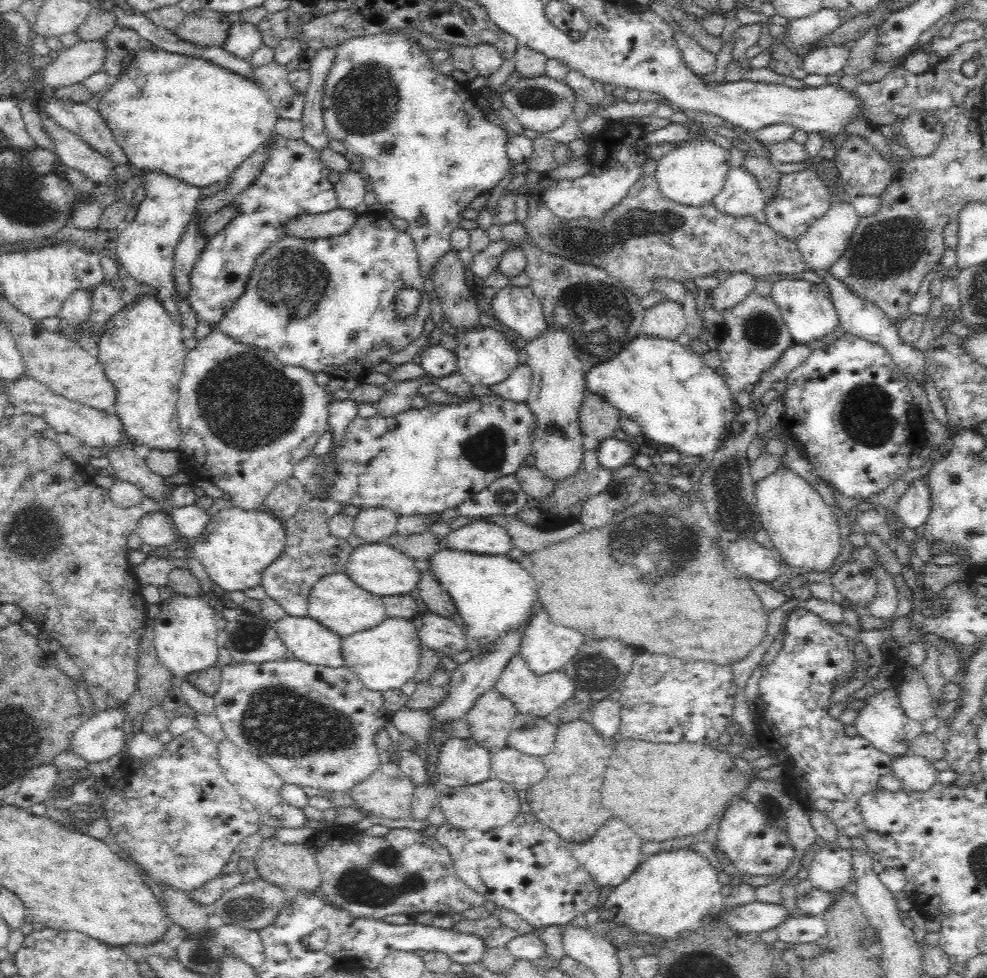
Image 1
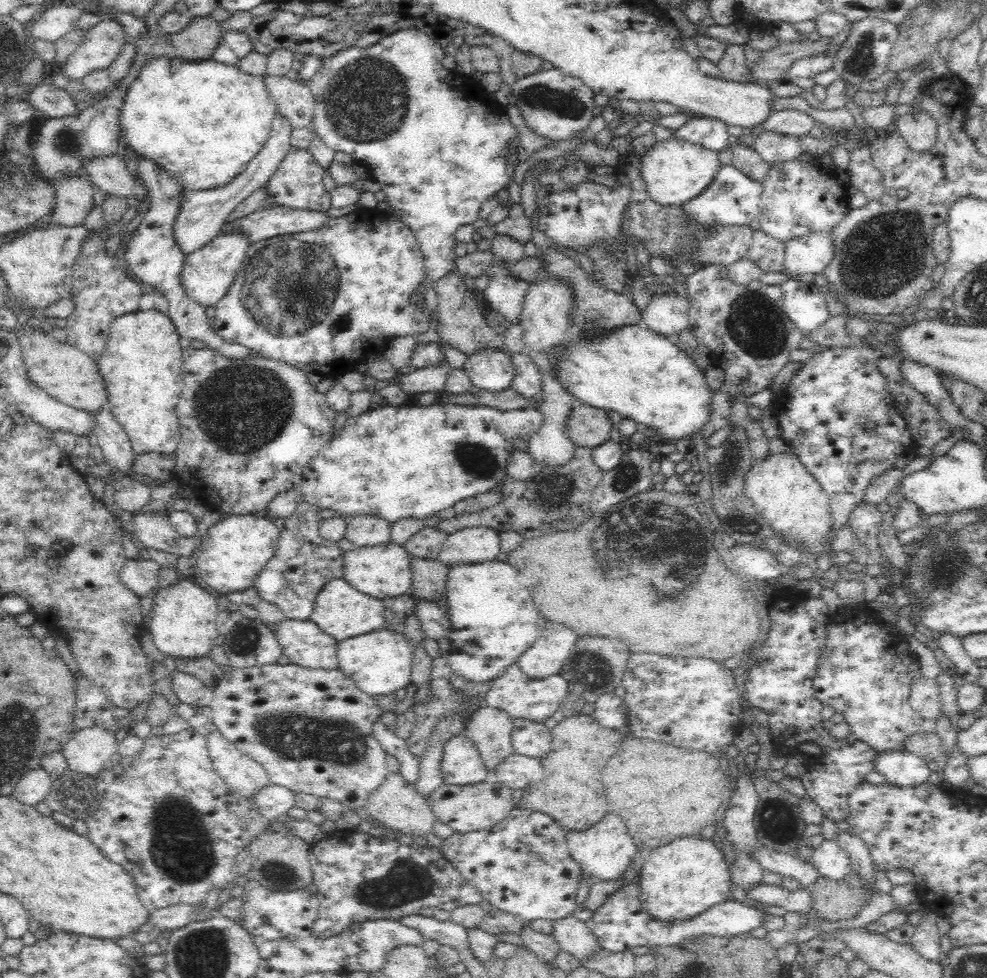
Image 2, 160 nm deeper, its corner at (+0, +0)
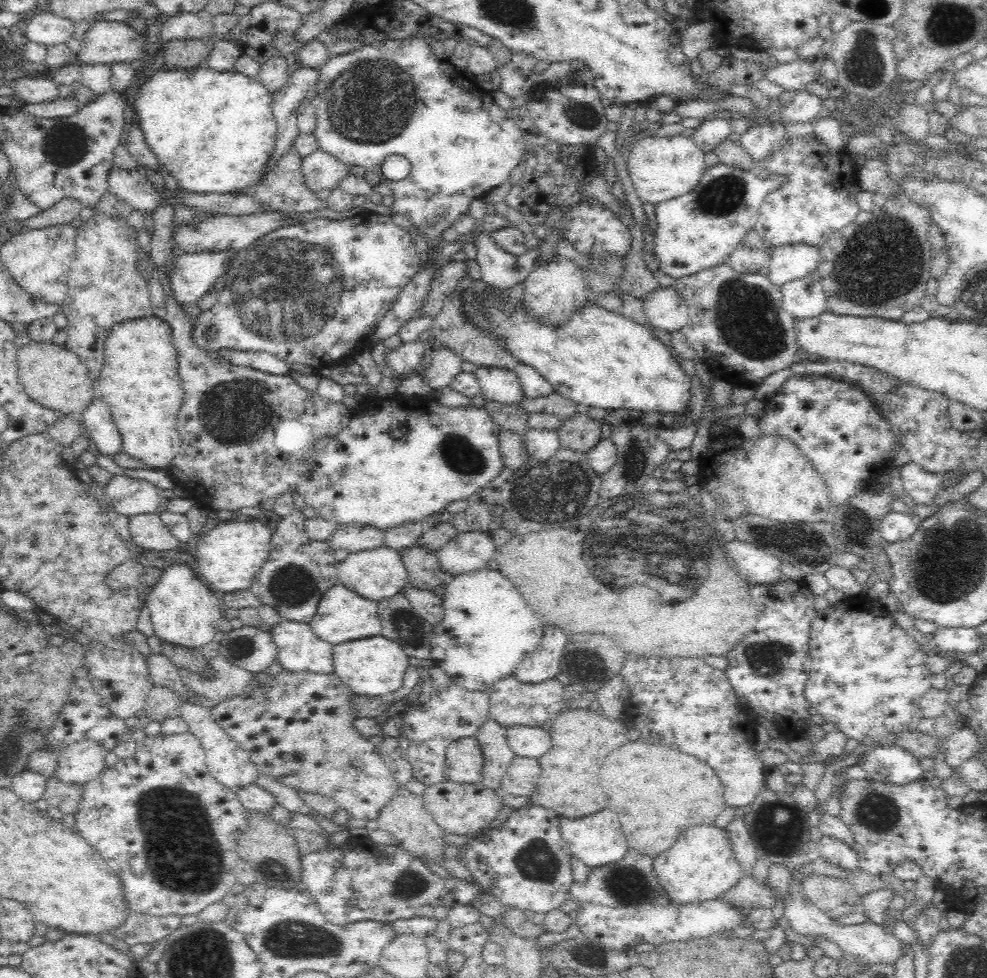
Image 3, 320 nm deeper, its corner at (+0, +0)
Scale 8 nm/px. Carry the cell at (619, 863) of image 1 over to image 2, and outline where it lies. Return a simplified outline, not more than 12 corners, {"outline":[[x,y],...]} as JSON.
{"outline":[[622,818],[568,830],[572,859],[597,881],[622,878],[638,848]]}

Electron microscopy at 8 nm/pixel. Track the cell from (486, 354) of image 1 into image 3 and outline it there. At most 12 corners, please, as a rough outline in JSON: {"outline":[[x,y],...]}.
{"outline":[[478,367],[484,400],[520,407],[526,398],[513,371]]}

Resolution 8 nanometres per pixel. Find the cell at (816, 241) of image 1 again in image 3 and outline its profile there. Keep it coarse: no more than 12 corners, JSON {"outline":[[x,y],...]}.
{"outline":[[773,247],[766,277],[782,286],[816,270],[820,250]]}

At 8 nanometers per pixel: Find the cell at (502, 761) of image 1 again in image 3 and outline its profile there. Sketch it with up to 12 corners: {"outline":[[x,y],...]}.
{"outline":[[515,756],[501,780],[502,792],[534,796],[537,759]]}

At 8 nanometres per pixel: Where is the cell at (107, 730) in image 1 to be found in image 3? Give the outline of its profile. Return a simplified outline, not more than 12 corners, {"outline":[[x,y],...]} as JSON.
{"outline":[[81,740],[58,752],[54,777],[85,785],[104,770],[107,754]]}

